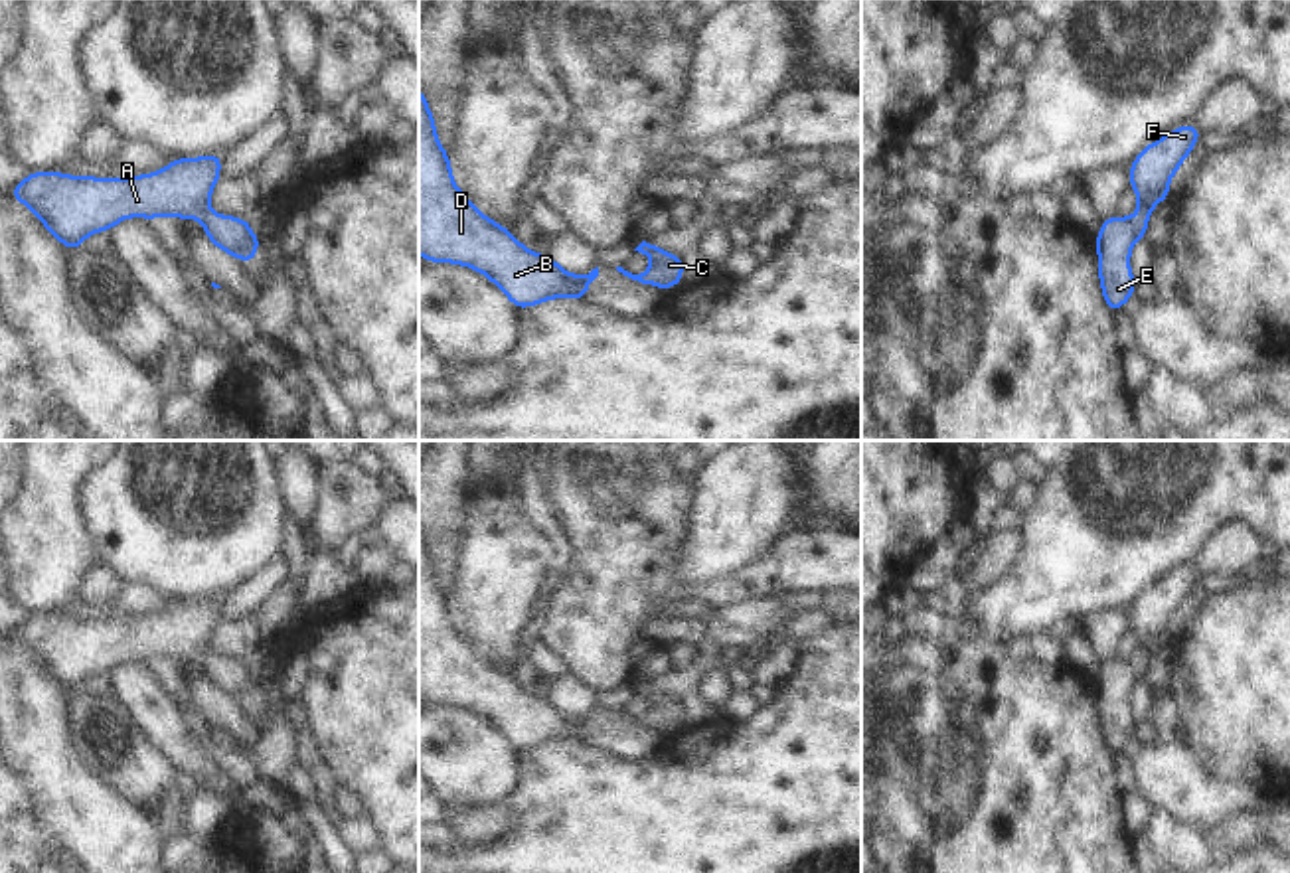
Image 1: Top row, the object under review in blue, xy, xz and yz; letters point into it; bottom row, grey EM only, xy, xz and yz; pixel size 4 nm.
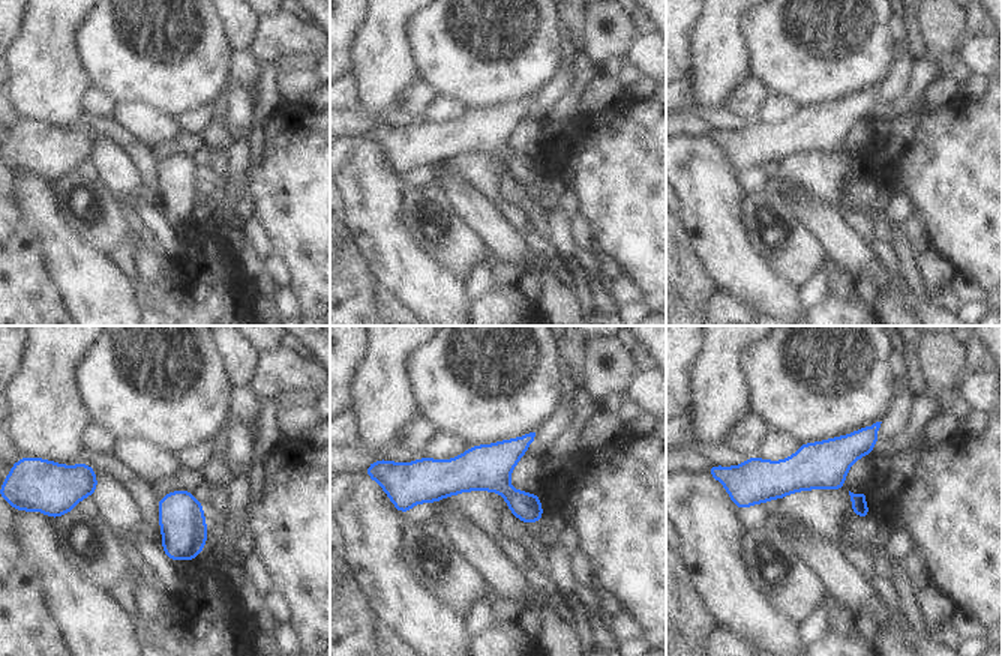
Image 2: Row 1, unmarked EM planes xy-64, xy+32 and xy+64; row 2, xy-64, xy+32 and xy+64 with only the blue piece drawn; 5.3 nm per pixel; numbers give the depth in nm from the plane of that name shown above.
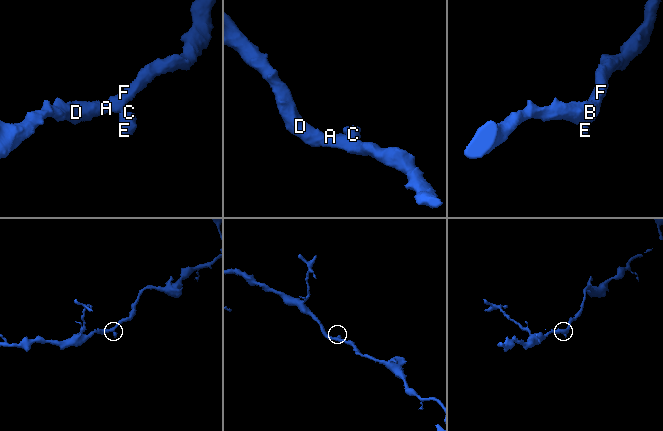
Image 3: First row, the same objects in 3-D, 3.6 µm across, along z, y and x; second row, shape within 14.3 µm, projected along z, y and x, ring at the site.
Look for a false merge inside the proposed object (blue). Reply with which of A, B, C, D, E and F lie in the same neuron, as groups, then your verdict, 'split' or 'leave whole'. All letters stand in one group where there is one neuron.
A B C D E F | leave whole

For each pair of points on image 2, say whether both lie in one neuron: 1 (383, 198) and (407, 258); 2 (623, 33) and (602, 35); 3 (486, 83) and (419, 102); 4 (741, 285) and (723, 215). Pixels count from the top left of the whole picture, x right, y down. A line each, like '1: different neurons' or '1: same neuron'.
1: same neuron
2: same neuron
3: different neurons
4: same neuron

